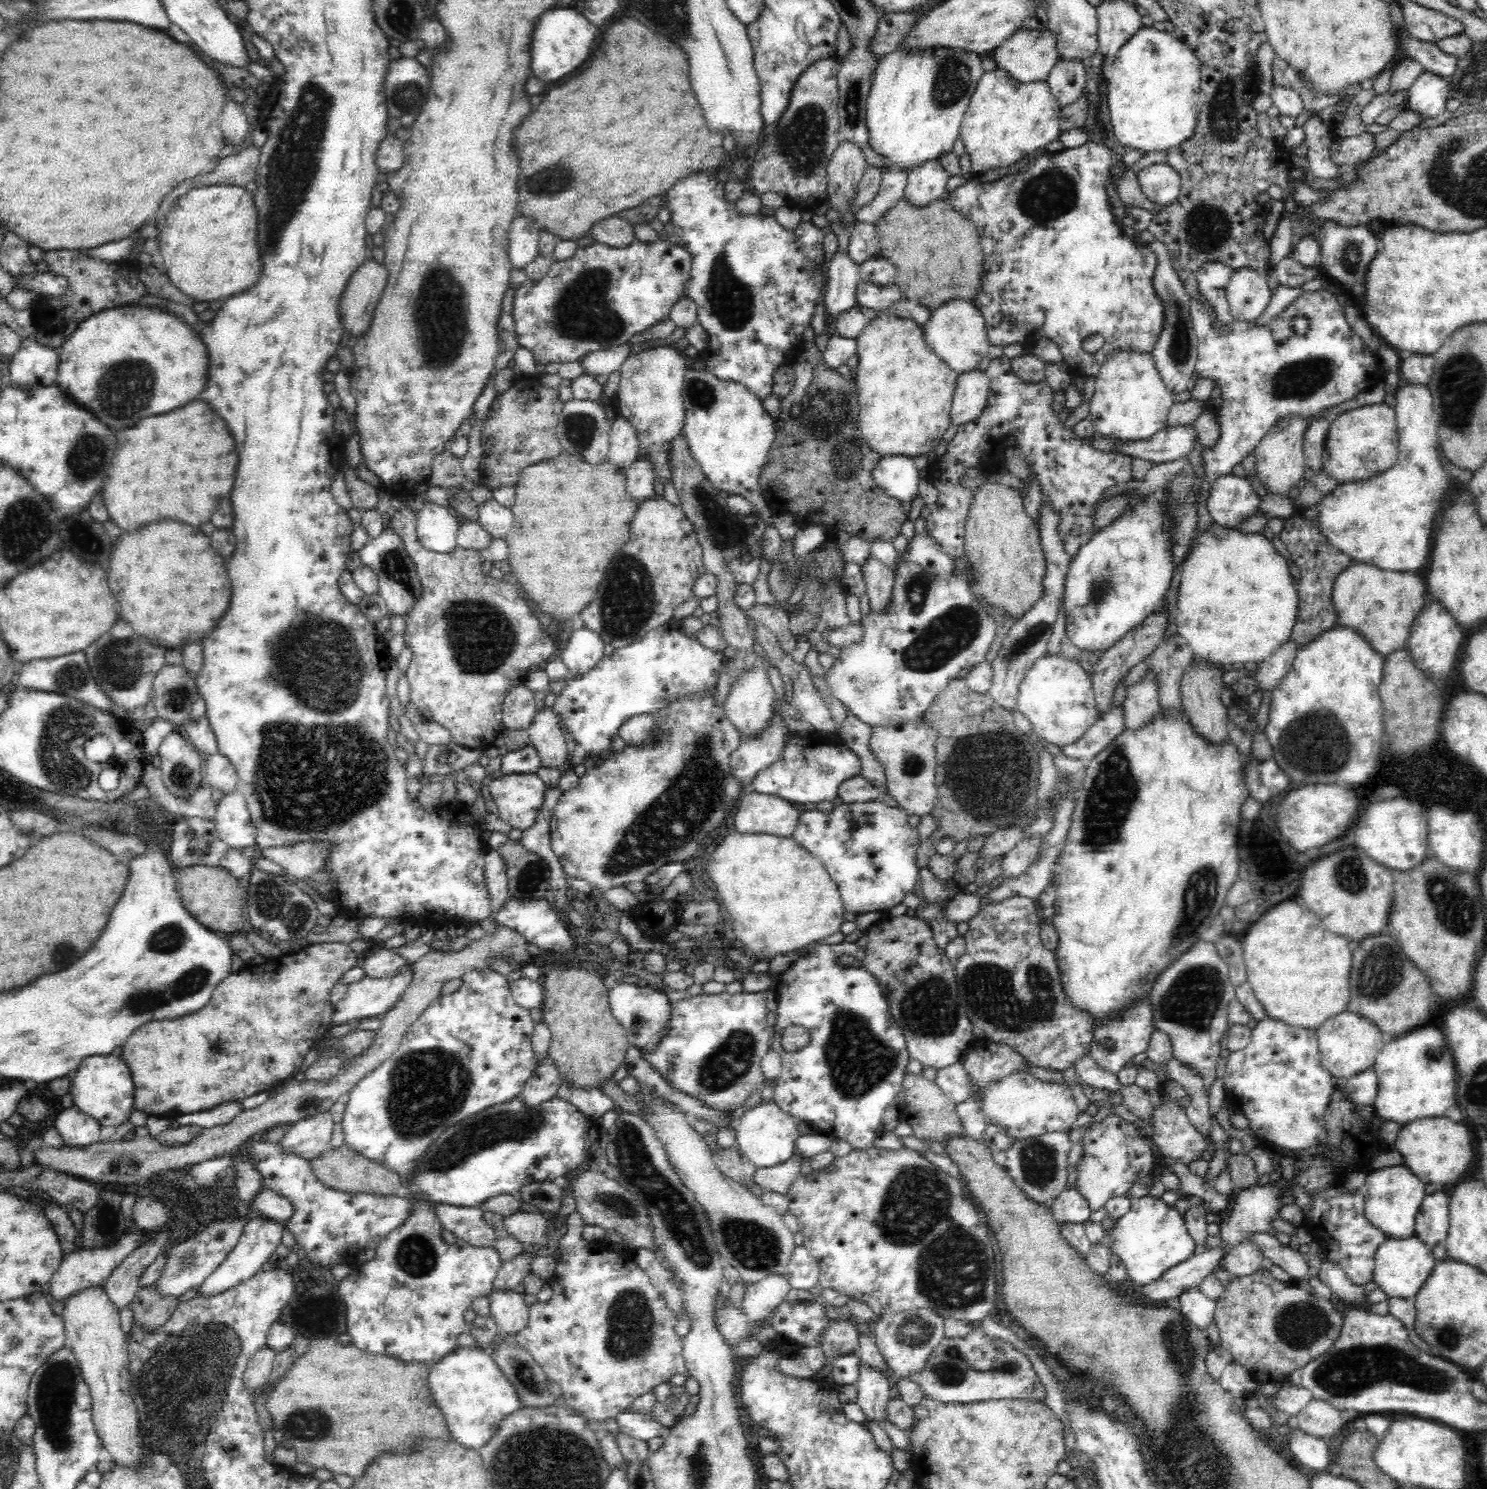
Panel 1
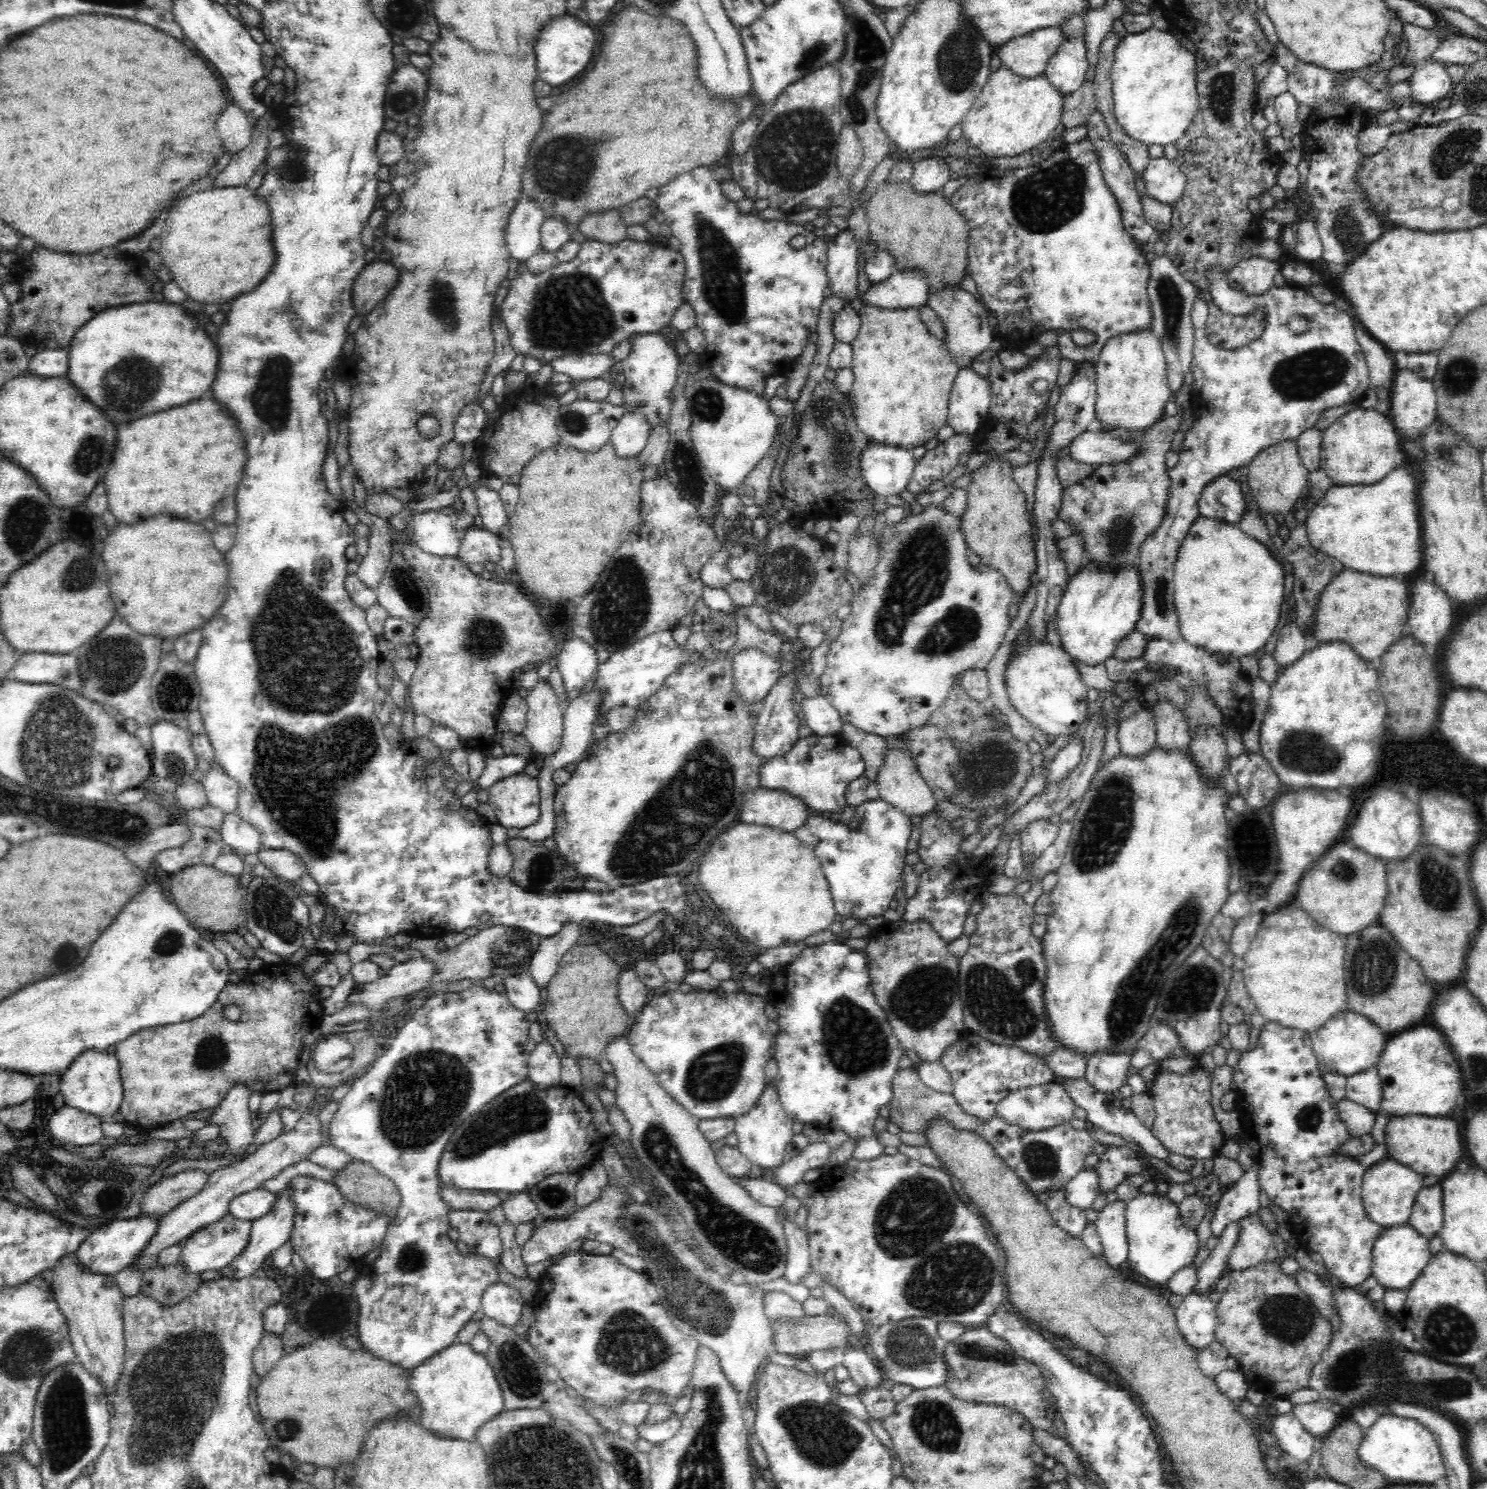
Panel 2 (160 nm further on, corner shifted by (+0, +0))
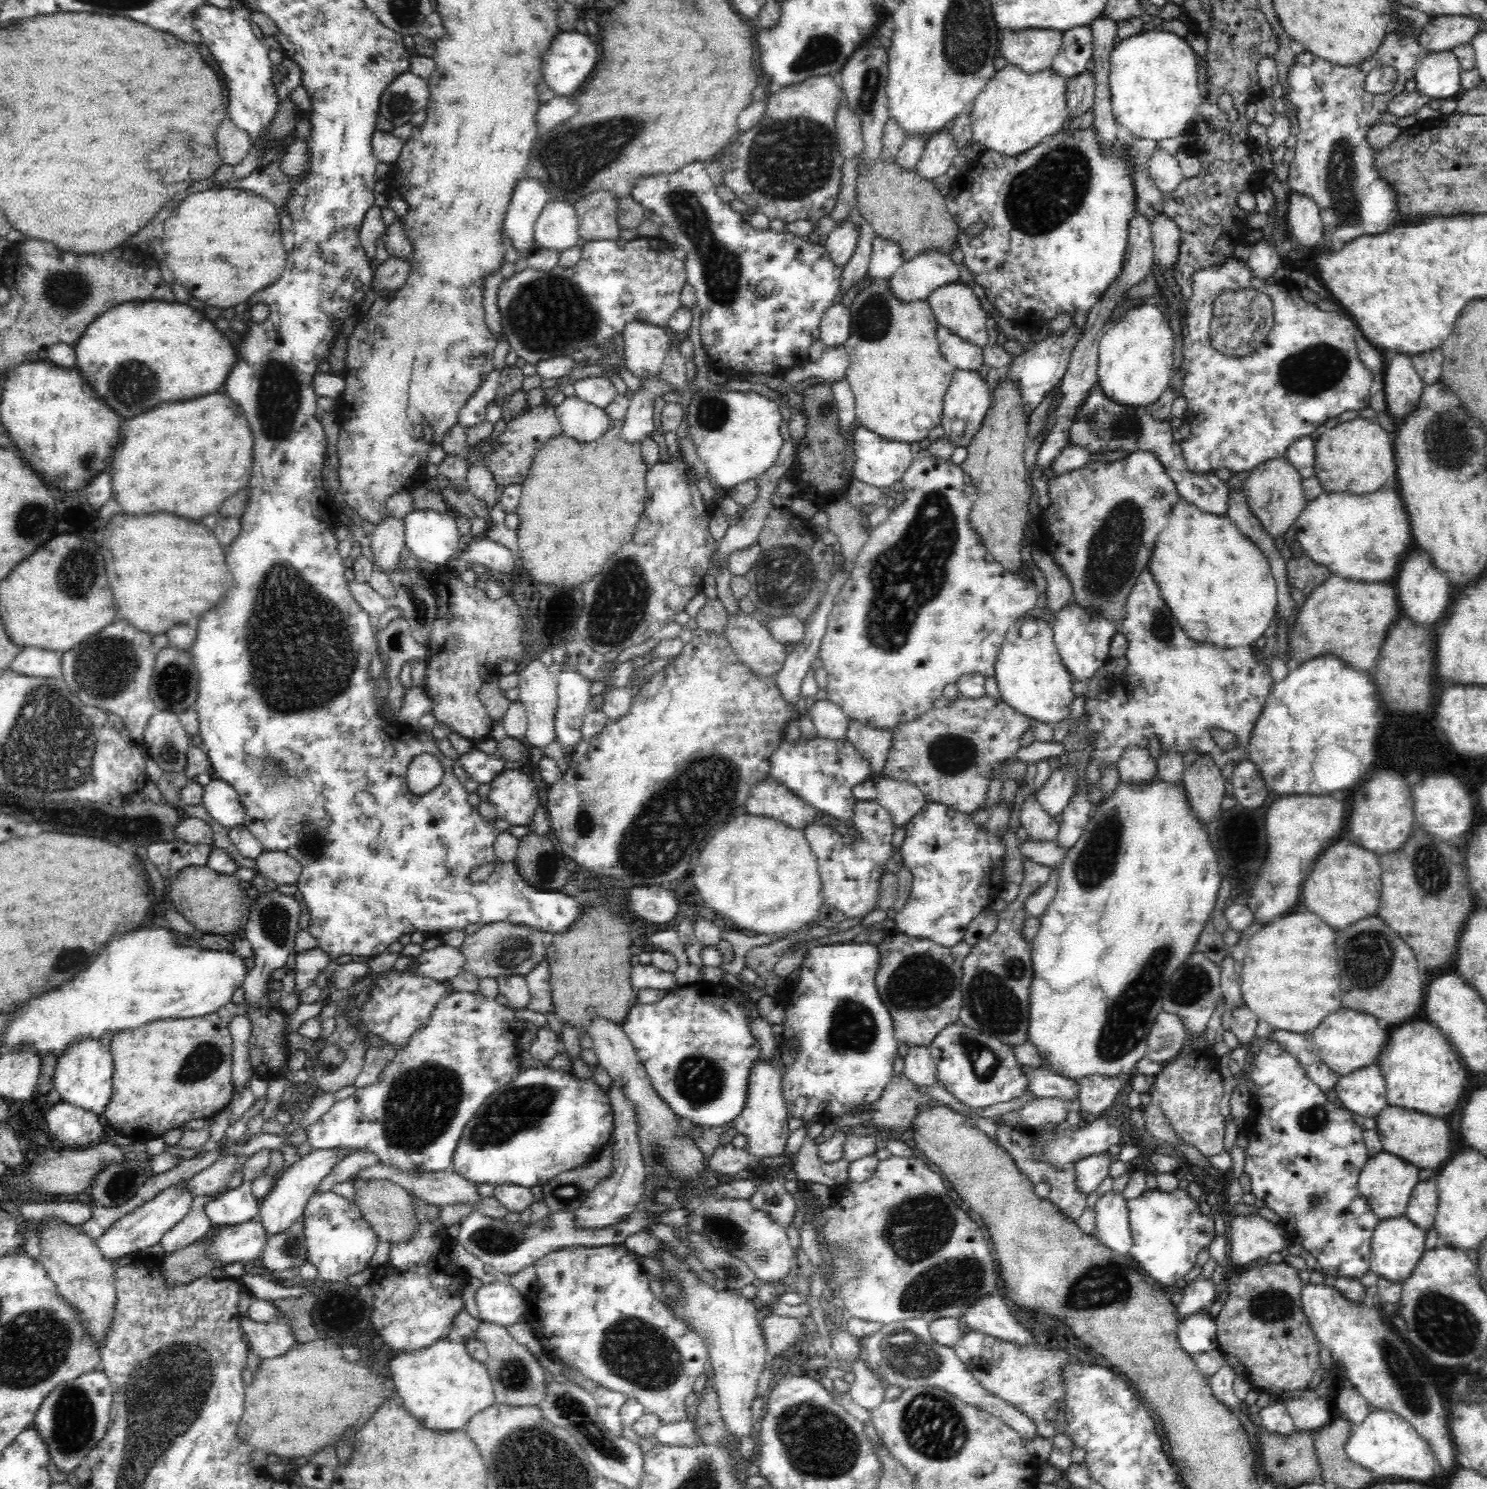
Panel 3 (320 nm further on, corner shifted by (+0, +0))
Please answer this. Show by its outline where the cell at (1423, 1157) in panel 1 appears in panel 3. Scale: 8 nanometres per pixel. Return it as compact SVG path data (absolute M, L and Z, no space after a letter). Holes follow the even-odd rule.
M1386 1105L1376 1119L1378 1137L1383 1150L1421 1168L1438 1168L1450 1158L1450 1130L1440 1118L1426 1116L1420 1112L1404 1112L1406 1108L1392 1108Z

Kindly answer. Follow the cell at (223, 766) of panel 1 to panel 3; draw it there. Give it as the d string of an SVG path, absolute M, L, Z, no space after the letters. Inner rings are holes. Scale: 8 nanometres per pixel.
M212 778L204 787L203 805L212 820L224 828L243 826L245 812L239 794L230 784Z

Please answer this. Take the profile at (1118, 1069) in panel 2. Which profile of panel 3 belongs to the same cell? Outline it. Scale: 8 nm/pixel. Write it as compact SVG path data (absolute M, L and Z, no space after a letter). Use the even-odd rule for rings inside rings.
M1091 1075L1080 1082L1077 1096L1084 1121L1098 1117L1111 1105L1120 1089L1116 1082L1116 1077L1105 1078L1102 1075Z

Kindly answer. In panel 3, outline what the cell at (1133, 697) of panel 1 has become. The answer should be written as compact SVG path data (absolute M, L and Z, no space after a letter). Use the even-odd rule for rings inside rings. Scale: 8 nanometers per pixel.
M1132 745L1117 762L1119 783L1147 785L1157 778L1157 765L1146 749Z

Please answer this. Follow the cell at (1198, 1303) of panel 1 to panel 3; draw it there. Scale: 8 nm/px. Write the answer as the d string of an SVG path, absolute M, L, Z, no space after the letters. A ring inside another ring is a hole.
M1206 1311L1185 1318L1178 1323L1177 1342L1190 1355L1219 1349L1215 1319Z

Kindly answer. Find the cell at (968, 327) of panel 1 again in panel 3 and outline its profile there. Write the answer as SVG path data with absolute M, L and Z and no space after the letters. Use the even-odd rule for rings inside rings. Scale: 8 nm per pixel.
M959 280L952 284L945 284L934 289L927 301L939 324L952 334L960 336L966 342L978 347L988 343L988 330L985 323L988 313L982 308L980 299L974 294L968 283Z

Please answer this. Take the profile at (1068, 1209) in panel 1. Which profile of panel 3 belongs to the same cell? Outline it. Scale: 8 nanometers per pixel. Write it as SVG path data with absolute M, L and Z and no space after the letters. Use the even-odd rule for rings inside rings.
M1107 1152L1090 1154L1075 1163L1076 1182L1082 1193L1089 1195L1099 1188L1102 1180L1109 1175L1112 1159Z

